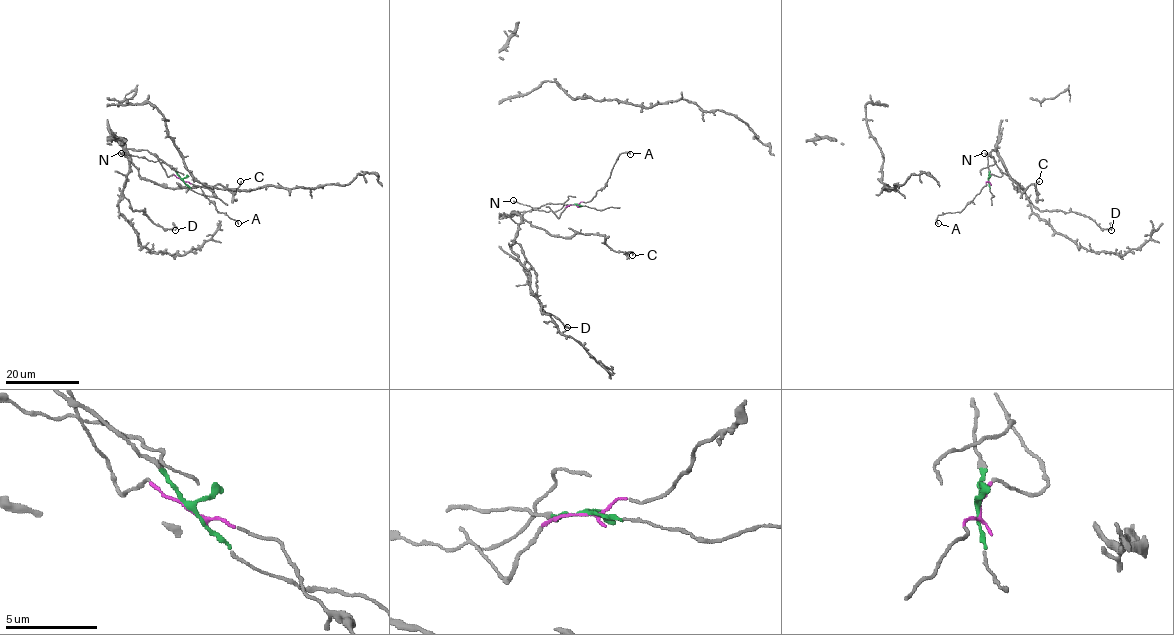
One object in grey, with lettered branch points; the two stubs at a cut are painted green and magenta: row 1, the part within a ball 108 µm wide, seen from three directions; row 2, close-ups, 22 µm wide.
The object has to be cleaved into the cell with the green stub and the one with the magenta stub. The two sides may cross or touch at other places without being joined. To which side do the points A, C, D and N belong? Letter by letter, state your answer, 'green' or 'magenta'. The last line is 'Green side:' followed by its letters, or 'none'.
A: magenta
C: green
D: green
N: magenta
Green side: C, D

